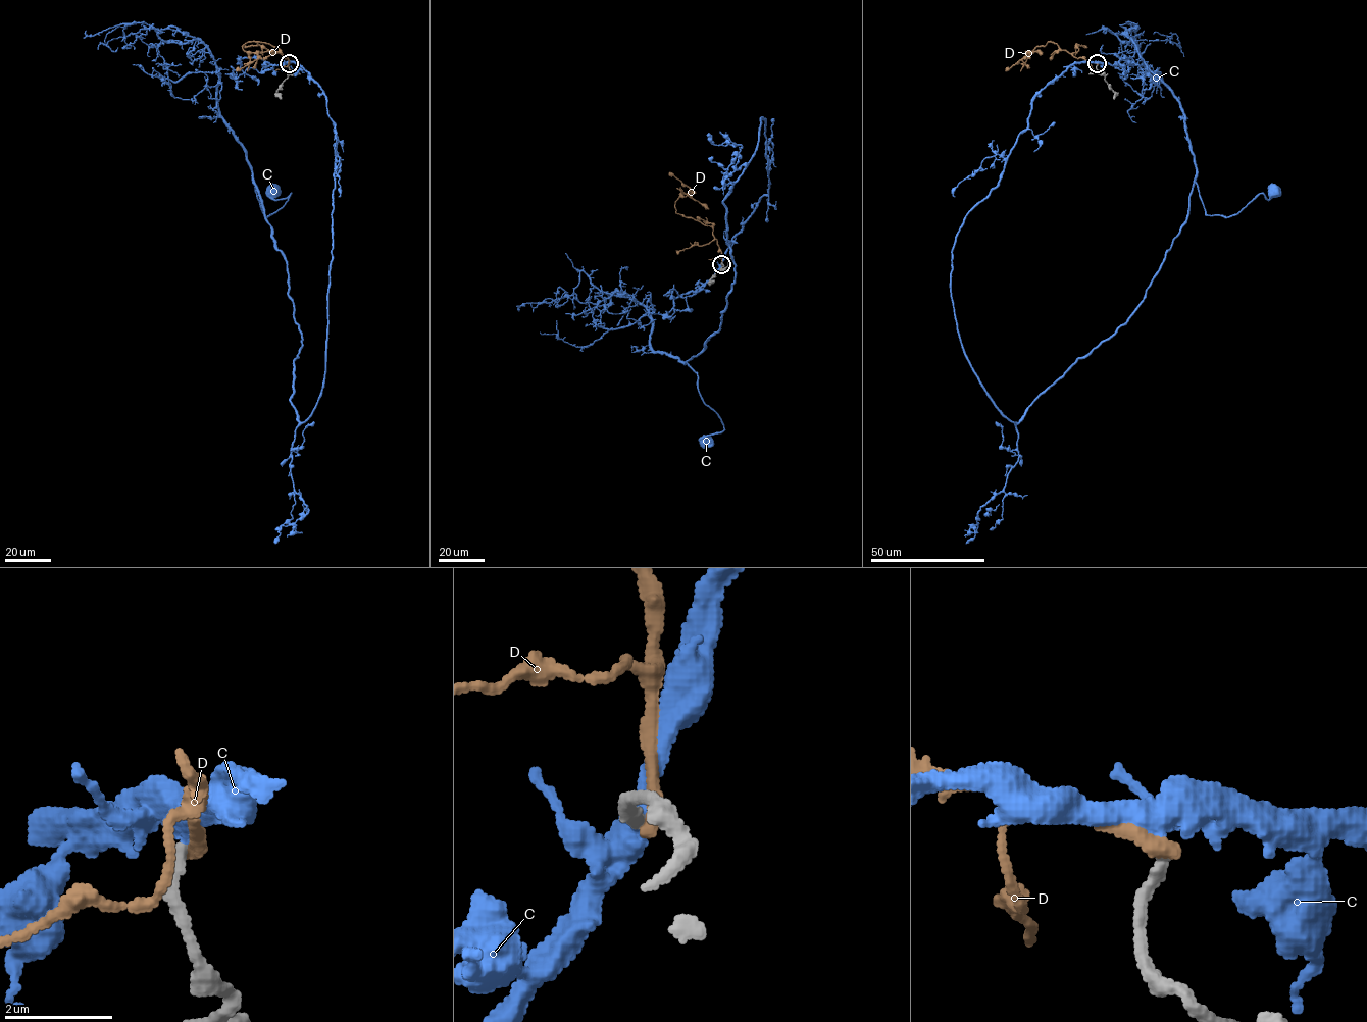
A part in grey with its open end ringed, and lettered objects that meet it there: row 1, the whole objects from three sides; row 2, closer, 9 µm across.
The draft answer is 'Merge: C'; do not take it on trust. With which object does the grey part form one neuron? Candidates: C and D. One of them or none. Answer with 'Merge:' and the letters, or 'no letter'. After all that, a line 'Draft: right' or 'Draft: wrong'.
Merge: C
Draft: right

